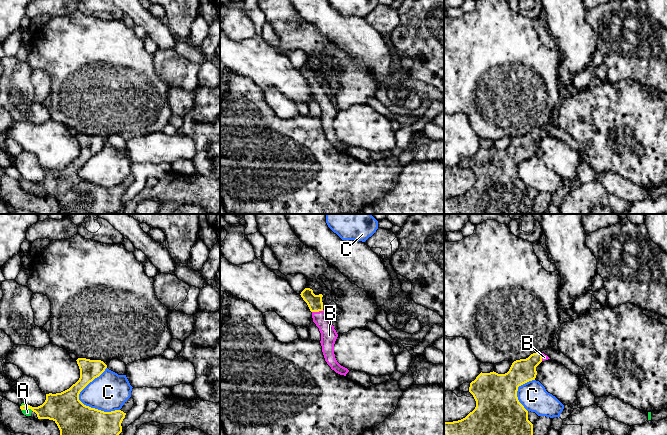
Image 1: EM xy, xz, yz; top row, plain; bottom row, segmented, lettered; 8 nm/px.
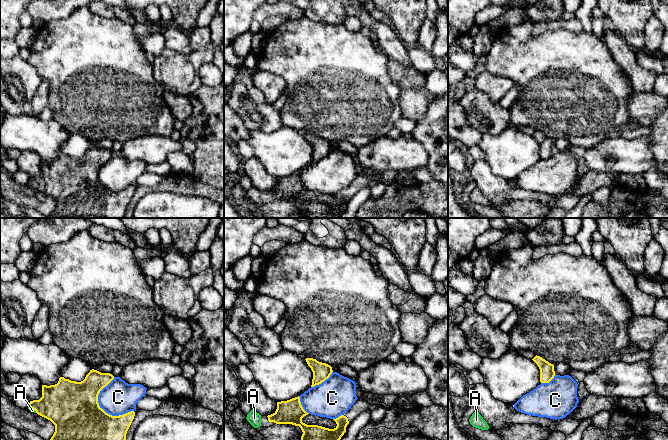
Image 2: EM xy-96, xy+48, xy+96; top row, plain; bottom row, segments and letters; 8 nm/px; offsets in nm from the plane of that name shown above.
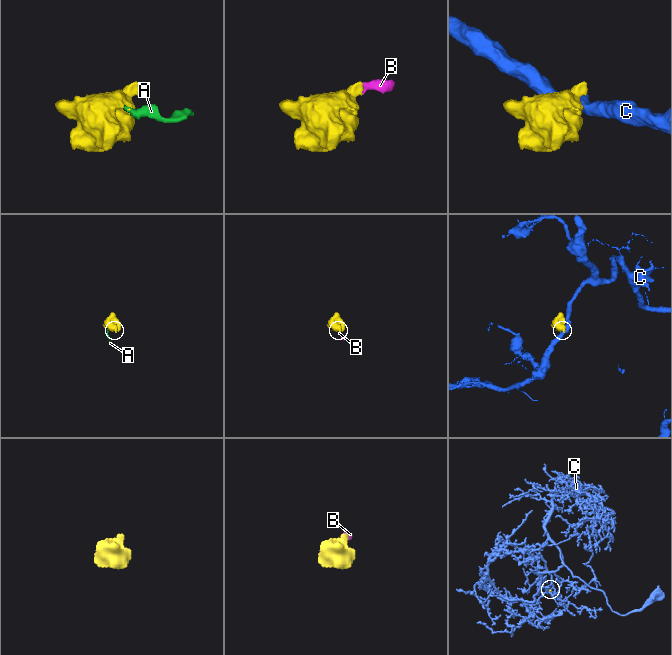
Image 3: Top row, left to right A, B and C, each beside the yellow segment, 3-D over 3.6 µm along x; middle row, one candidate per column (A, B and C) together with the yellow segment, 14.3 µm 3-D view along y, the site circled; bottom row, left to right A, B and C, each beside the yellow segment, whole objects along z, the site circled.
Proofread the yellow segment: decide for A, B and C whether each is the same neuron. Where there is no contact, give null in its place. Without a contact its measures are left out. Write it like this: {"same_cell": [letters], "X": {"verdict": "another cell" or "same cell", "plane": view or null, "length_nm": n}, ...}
{"same_cell": ["A", "B"], "A": {"verdict": "same cell", "plane": "xy", "length_nm": 100}, "B": {"verdict": "same cell", "plane": "xz", "length_nm": 100}, "C": {"verdict": "another cell", "plane": "xy", "length_nm": 360}}

